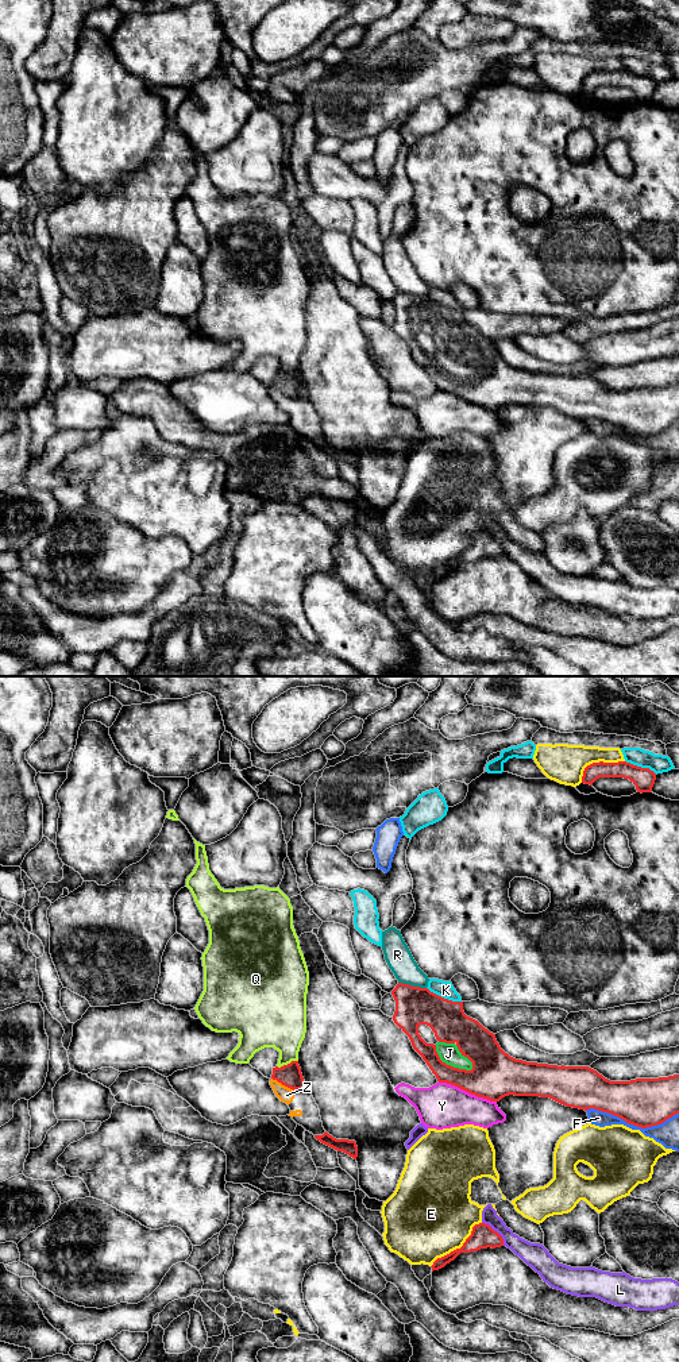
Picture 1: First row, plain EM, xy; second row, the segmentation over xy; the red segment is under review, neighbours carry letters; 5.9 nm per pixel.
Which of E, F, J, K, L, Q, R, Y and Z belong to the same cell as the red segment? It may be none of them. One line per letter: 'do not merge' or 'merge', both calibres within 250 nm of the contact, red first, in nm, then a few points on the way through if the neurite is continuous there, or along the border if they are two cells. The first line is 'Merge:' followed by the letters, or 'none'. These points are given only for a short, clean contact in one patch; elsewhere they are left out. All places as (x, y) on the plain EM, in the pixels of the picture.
Merge: J
E: do not merge | 140/480 nm
F: do not merge | 280/140 nm
J: merge | 240/120 nm | across xy (490, 385), (478, 378), (450, 374), (448, 362)
K: do not merge | 240/100 nm
L: do not merge | 140/130 nm
Q: do not merge | 140/300 nm | along xy (297, 369), (277, 375)
R: do not merge | 240/160 nm
Y: do not merge | 280/280 nm
Z: do not merge | 140/90 nm | along xy (272, 386), (293, 400)

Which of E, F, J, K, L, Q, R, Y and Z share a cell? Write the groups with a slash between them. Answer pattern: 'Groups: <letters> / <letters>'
Groups: E R / F / J / K / L / Q / Y / Z

